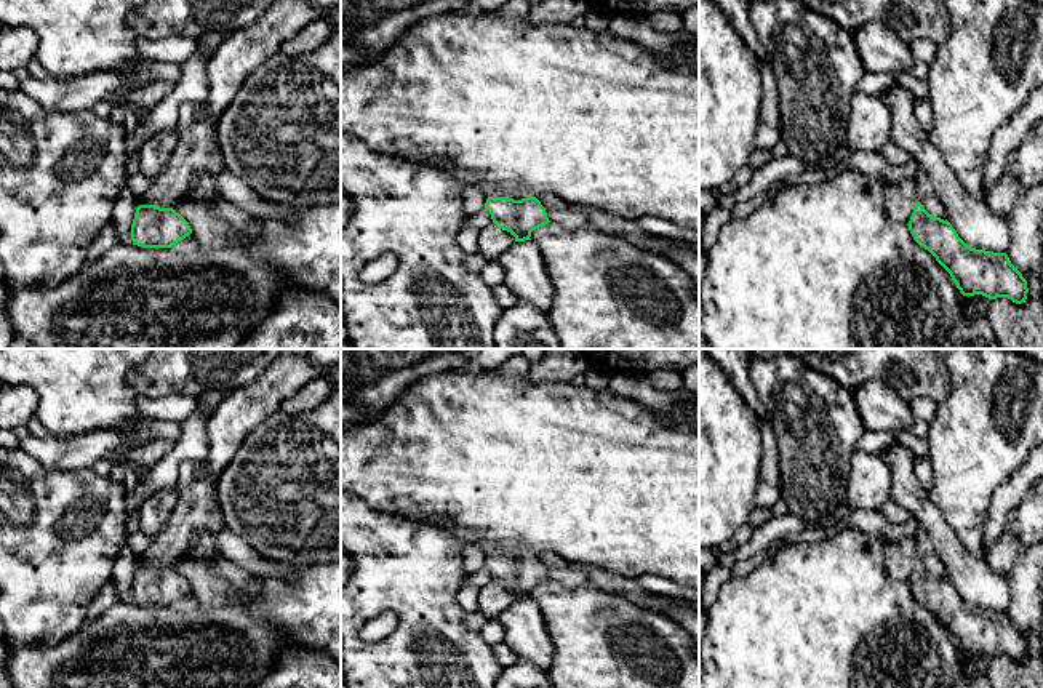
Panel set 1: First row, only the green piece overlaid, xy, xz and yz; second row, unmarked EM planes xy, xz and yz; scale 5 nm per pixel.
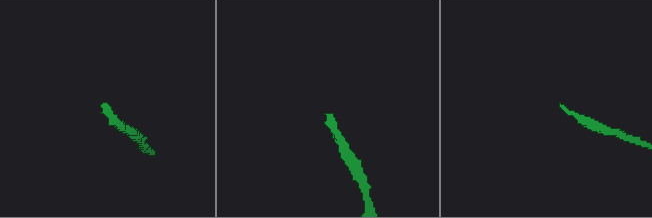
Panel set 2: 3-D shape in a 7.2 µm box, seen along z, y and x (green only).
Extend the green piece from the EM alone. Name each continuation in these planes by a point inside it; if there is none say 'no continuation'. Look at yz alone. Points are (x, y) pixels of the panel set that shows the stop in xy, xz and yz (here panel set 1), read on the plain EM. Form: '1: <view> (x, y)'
1: yz (899, 567)

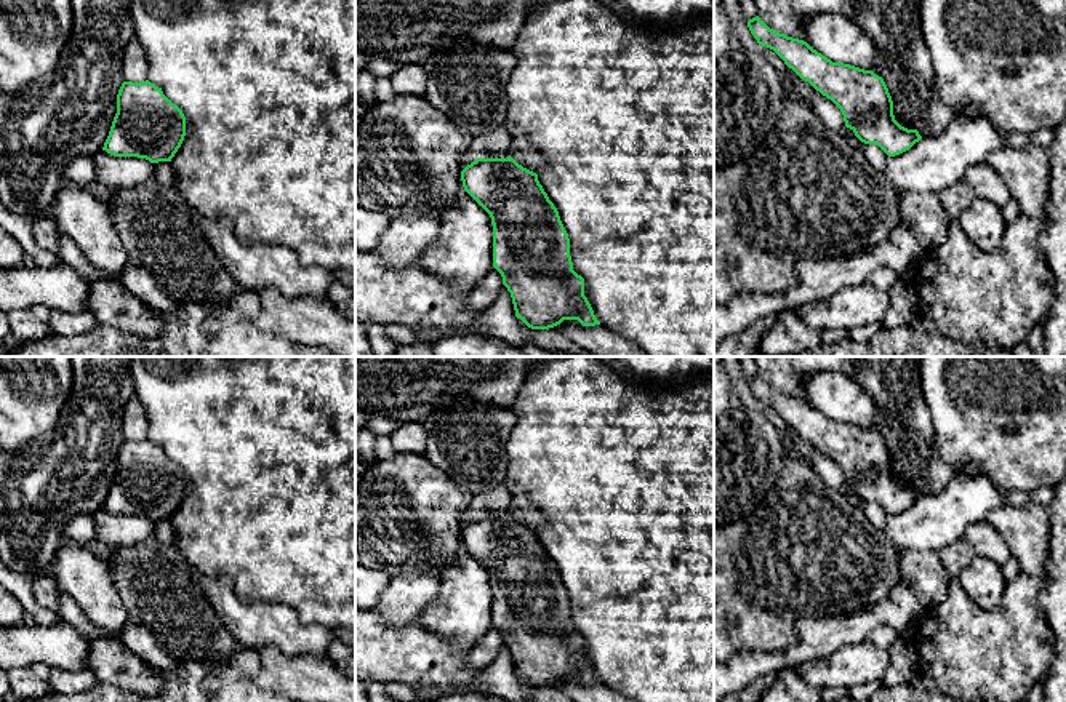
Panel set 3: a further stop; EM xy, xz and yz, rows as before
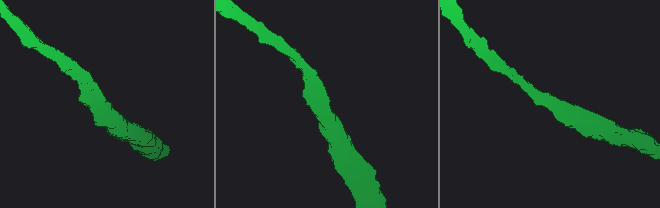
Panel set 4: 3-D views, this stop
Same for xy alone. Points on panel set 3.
no continuation

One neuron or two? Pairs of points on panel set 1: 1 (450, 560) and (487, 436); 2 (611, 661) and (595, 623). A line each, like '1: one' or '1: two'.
1: two
2: one

